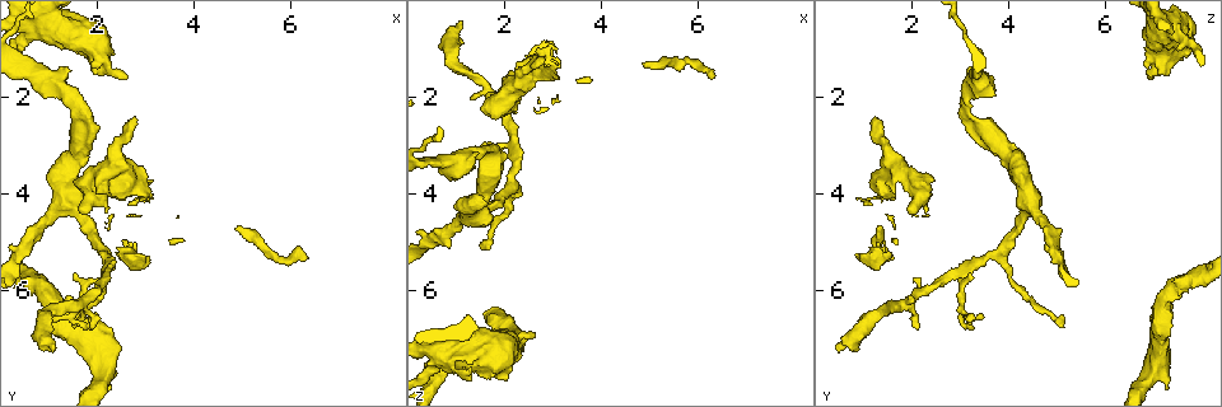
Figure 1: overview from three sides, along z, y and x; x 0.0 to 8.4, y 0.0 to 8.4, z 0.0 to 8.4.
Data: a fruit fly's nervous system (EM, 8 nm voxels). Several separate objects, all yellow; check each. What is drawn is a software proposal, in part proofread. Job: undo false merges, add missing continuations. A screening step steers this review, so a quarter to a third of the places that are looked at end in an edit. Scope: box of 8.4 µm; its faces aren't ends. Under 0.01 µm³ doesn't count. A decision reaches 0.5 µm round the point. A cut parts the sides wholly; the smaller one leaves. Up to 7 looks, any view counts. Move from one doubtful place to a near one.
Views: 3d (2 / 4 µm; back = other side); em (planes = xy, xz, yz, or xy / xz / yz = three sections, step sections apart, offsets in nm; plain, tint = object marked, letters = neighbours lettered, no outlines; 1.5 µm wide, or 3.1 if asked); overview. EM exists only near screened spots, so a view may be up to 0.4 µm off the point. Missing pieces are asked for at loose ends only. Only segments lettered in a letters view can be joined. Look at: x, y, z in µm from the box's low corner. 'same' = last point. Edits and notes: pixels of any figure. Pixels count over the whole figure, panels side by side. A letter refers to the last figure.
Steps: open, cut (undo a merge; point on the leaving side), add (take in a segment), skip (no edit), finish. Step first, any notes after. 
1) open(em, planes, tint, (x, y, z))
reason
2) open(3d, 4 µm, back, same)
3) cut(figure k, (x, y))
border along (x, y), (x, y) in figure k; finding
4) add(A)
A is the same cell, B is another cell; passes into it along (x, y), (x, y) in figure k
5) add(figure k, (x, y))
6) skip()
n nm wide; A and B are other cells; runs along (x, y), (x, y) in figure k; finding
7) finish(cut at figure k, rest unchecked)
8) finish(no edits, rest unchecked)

open(3d, 2 µm, (1.85, 6.75, 2.00))
tapers out

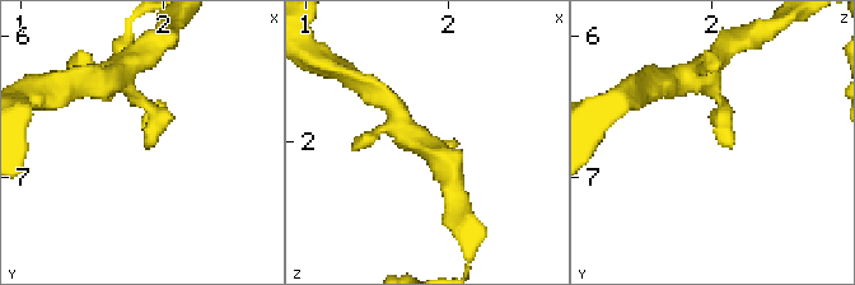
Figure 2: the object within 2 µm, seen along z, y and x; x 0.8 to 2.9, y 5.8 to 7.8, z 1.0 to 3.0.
open(em, planes, tint, (1.90, 6.74, 2.04))
need the tissue

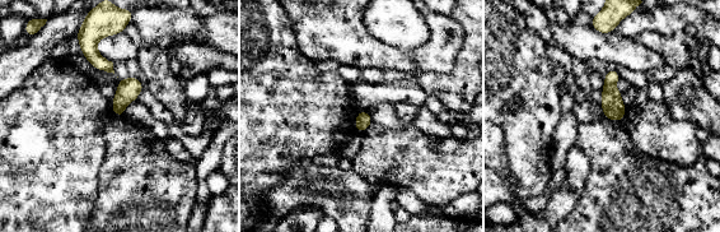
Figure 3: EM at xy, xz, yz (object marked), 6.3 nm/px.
open(em, planes, letters, same)
what lies round it

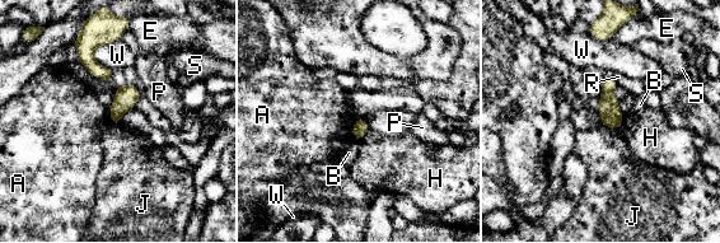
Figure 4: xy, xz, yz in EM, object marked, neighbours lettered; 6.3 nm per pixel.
skip()
A, B, E, H, J, P, R, S and W are other cells; border along (601, 122), (617, 130) in figure 4; no lettered segment goes on from it

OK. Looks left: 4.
open(3d, 4 µm, (1.55, 6.70, 5.10))
thin end

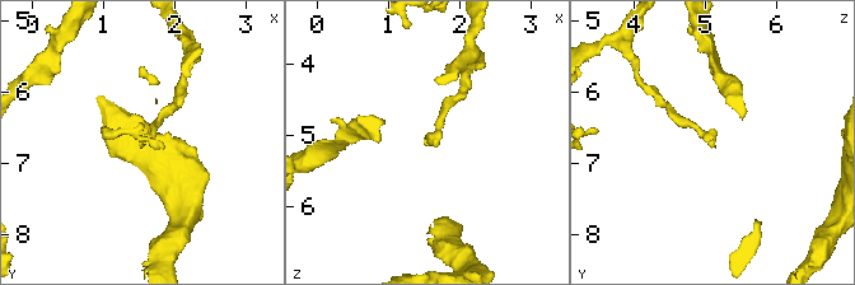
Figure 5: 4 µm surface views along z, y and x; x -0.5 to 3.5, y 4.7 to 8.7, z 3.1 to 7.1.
open(em, planes, tint, (1.60, 6.70, 5.15))
need the tissue

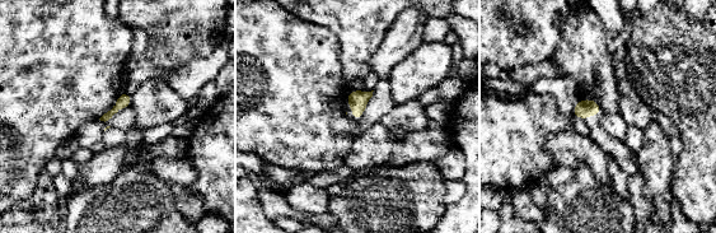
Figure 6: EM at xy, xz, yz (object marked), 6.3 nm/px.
open(em, planes, letters, same)

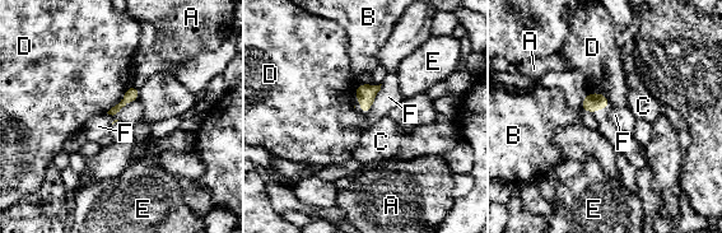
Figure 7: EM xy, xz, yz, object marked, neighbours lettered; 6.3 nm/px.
skip()
A, B, C, D, E and F are other cells; border along (138, 98), (115, 113), (107, 113) in figure 7; no lettered segment goes on from it

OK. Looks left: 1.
finish(no edits, rest unchecked)

